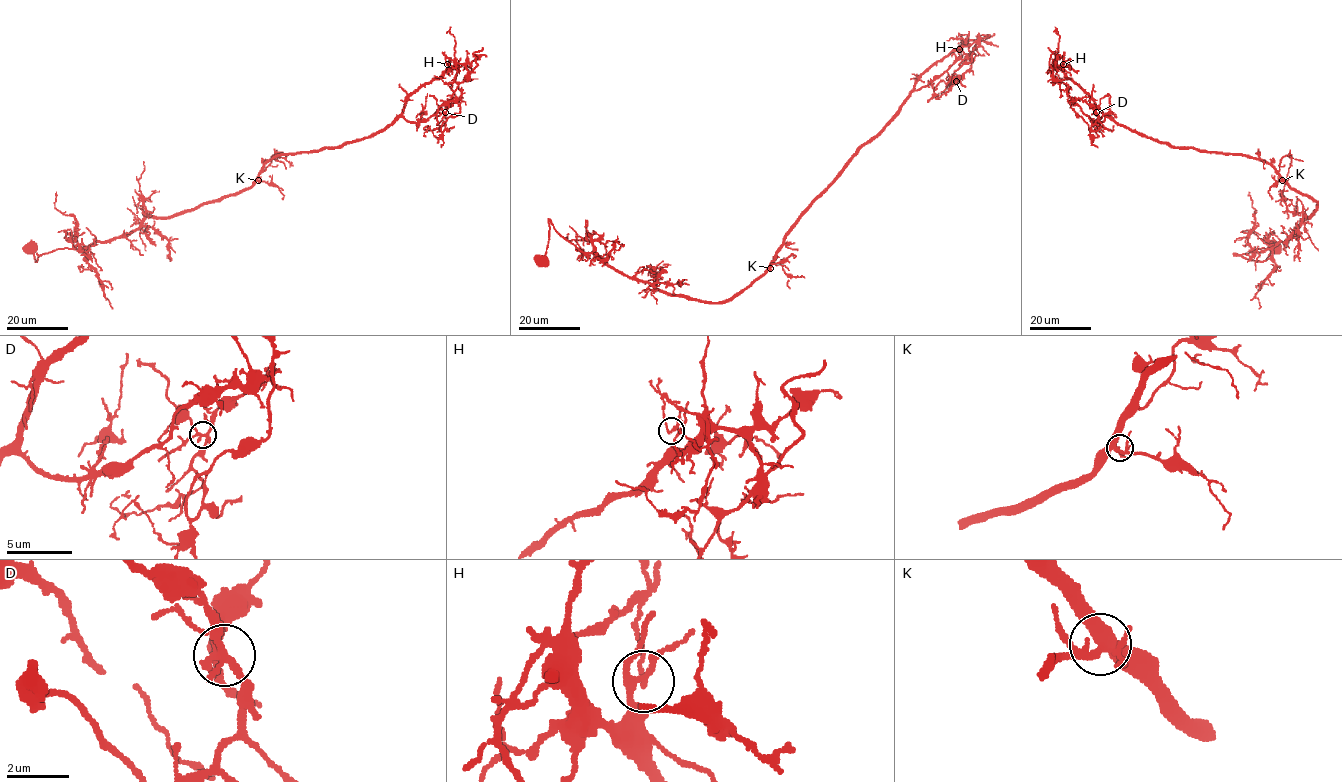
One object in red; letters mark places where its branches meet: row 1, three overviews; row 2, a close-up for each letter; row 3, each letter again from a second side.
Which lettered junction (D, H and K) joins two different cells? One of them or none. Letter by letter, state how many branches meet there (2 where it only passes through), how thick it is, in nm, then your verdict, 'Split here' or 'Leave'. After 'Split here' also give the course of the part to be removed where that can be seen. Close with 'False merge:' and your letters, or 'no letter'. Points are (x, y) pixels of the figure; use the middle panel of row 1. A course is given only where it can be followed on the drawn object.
D: Branches: 5. Thickness 240 nm. Leave
H: Branches: 4. Thickness 160 nm. Split here. Course of the part to remove: (958, 49), (968, 35), (965, 41), (971, 61), (952, 74), (957, 82), (953, 81), (941, 94)
K: Branches: 5. Thickness 320 nm. Leave
False merge: H

